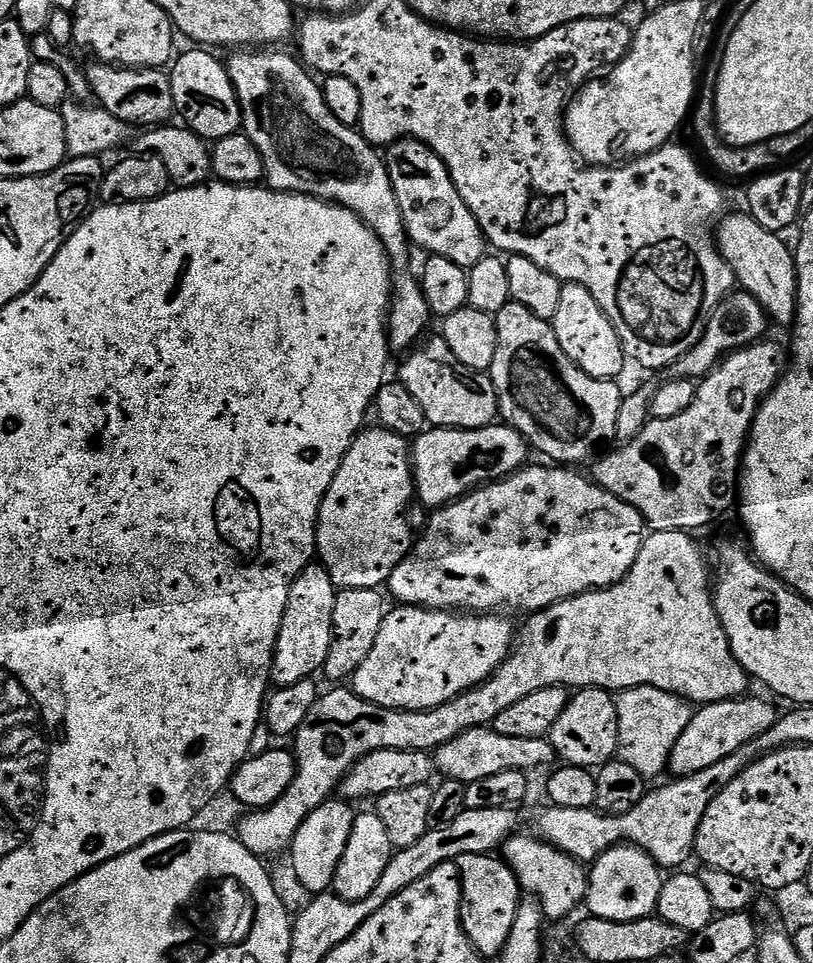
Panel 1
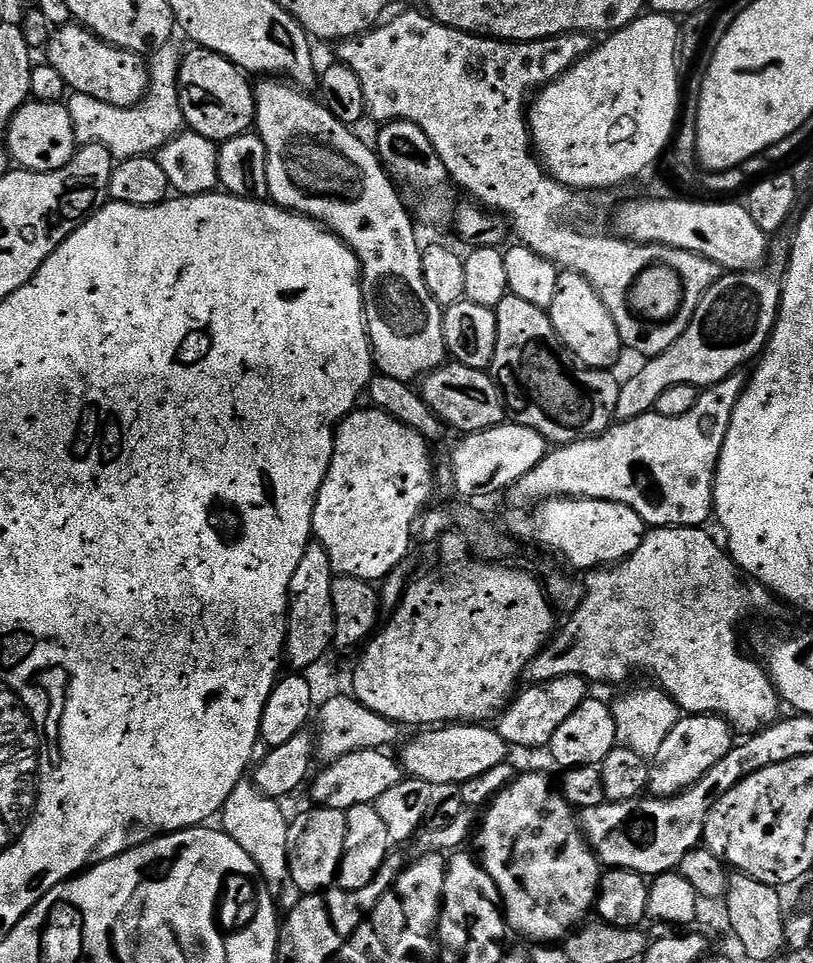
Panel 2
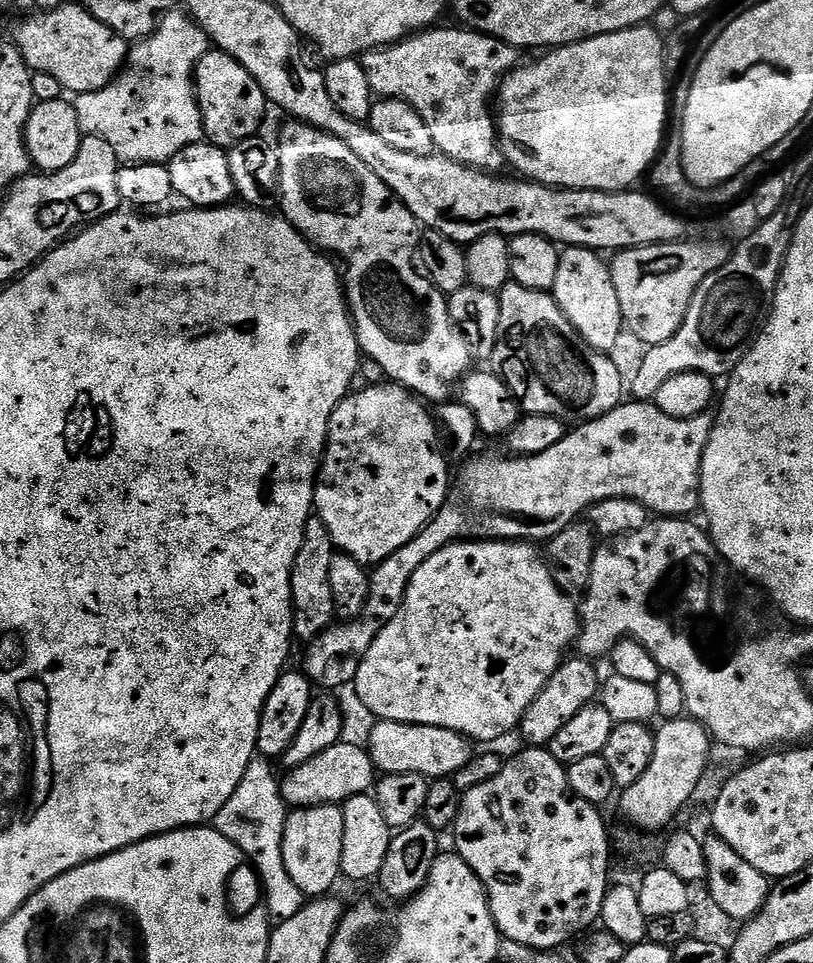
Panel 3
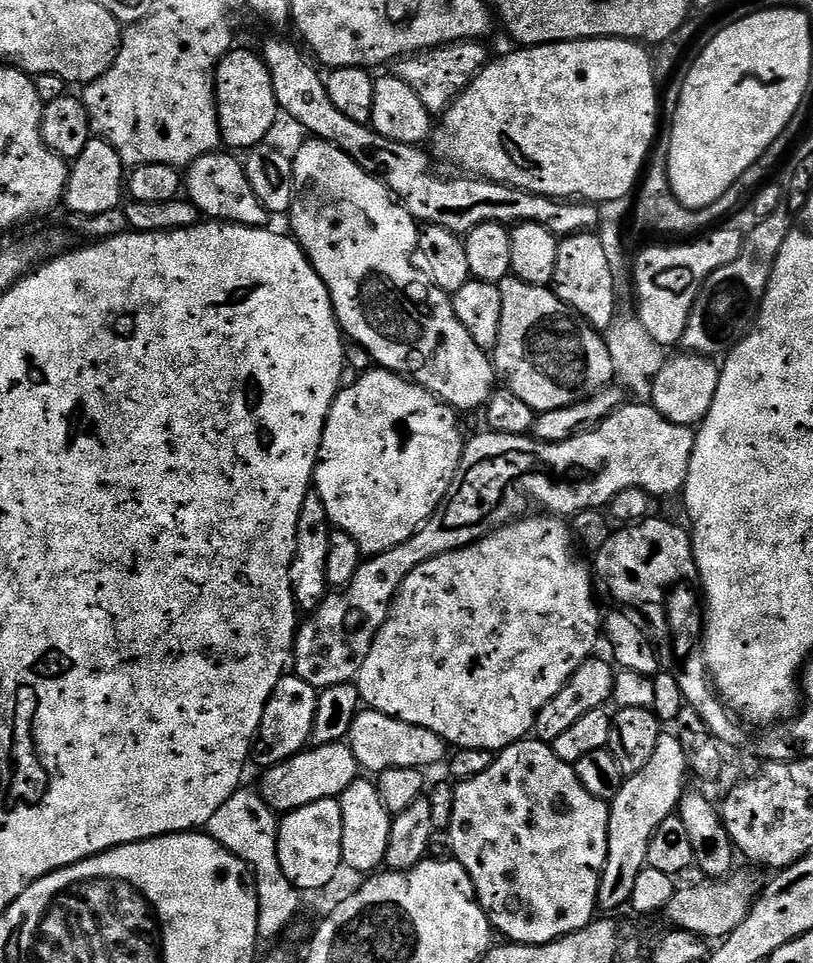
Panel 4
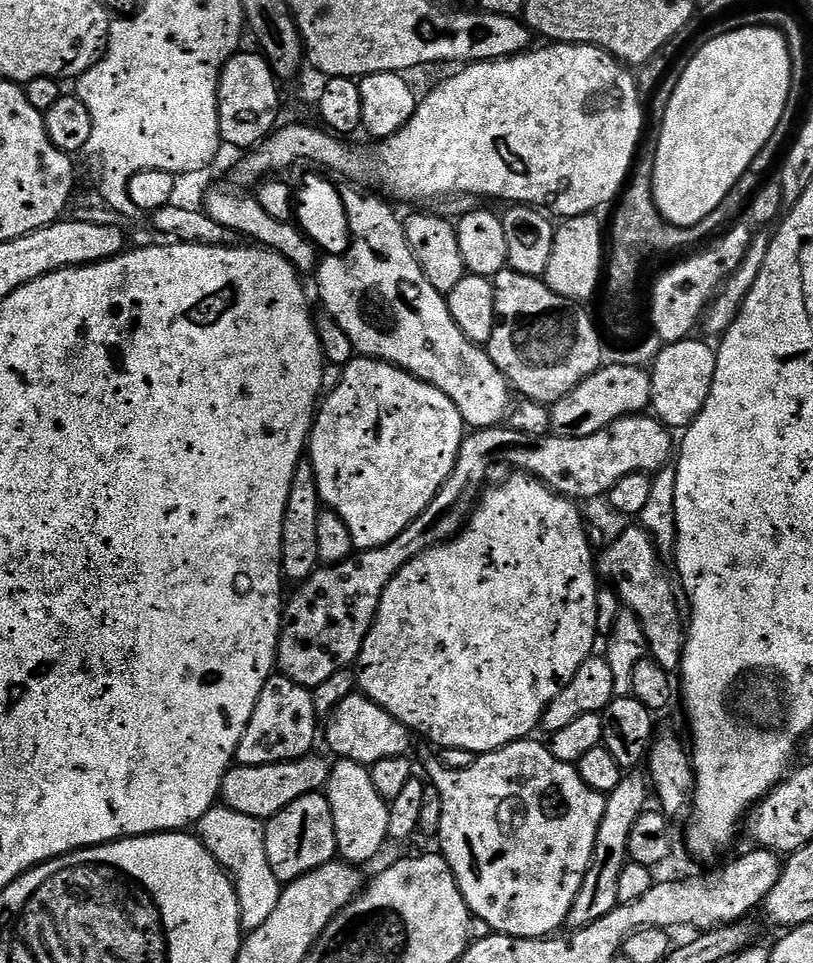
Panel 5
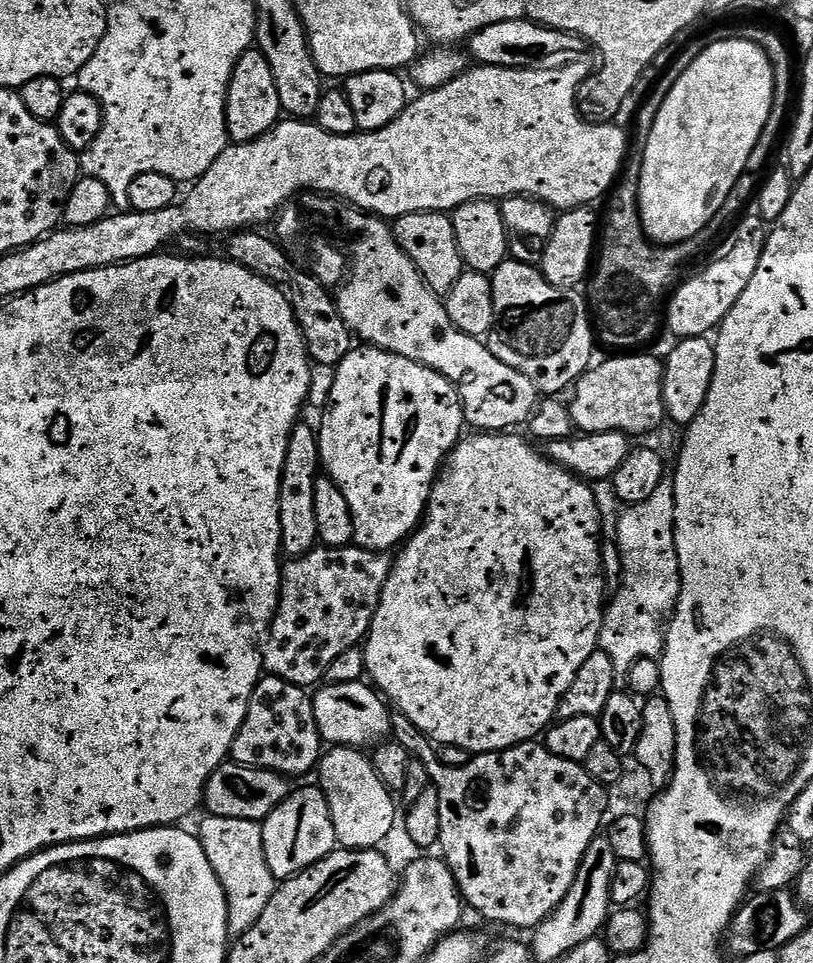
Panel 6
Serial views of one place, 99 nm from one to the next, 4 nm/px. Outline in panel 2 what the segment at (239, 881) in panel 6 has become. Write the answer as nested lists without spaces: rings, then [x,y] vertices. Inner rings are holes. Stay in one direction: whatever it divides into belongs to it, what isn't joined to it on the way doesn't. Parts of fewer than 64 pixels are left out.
[[[241,782],[234,786],[234,794],[226,798],[224,807],[219,813],[218,820],[222,825],[222,831],[256,864],[257,873],[263,887],[273,896],[275,907],[287,910],[298,906],[302,893],[298,890],[298,882],[294,882],[294,874],[290,874],[290,862],[288,861],[288,826],[289,817],[284,817],[280,809],[279,799],[267,796],[254,782]],[[224,823],[224,824],[223,824]]]

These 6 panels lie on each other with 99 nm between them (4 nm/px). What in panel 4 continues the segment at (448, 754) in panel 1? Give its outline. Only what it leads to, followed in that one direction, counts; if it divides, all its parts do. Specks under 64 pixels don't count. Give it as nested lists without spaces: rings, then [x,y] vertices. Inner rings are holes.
[[[361,710],[356,713],[348,730],[346,743],[352,749],[361,769],[368,774],[379,774],[382,770],[394,770],[398,766],[429,770],[435,764],[443,765],[446,760],[444,739],[422,726],[390,718],[381,712]]]

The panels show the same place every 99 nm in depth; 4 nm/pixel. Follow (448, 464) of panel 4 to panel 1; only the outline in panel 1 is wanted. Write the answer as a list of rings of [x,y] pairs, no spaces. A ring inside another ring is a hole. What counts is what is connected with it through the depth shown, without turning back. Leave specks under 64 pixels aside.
[[[368,426],[358,433],[350,450],[330,482],[324,501],[320,503],[320,517],[316,523],[316,550],[319,563],[341,588],[374,588],[387,585],[392,571],[406,559],[414,536],[410,531],[405,513],[414,500],[414,477],[410,444],[398,433],[381,426]]]

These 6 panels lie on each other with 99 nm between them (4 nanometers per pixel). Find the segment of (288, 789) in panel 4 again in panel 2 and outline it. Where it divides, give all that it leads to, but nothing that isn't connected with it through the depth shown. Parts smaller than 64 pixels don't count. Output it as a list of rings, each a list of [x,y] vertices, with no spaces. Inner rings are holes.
[[[367,748],[325,763],[324,769],[320,773],[317,771],[311,777],[311,803],[317,808],[329,808],[343,812],[349,812],[354,806],[363,804],[375,805],[376,800],[382,798],[382,794],[386,794],[386,790],[398,786],[398,782],[402,782],[406,778],[399,759],[395,755],[387,756],[388,754],[387,751],[378,748]]]

